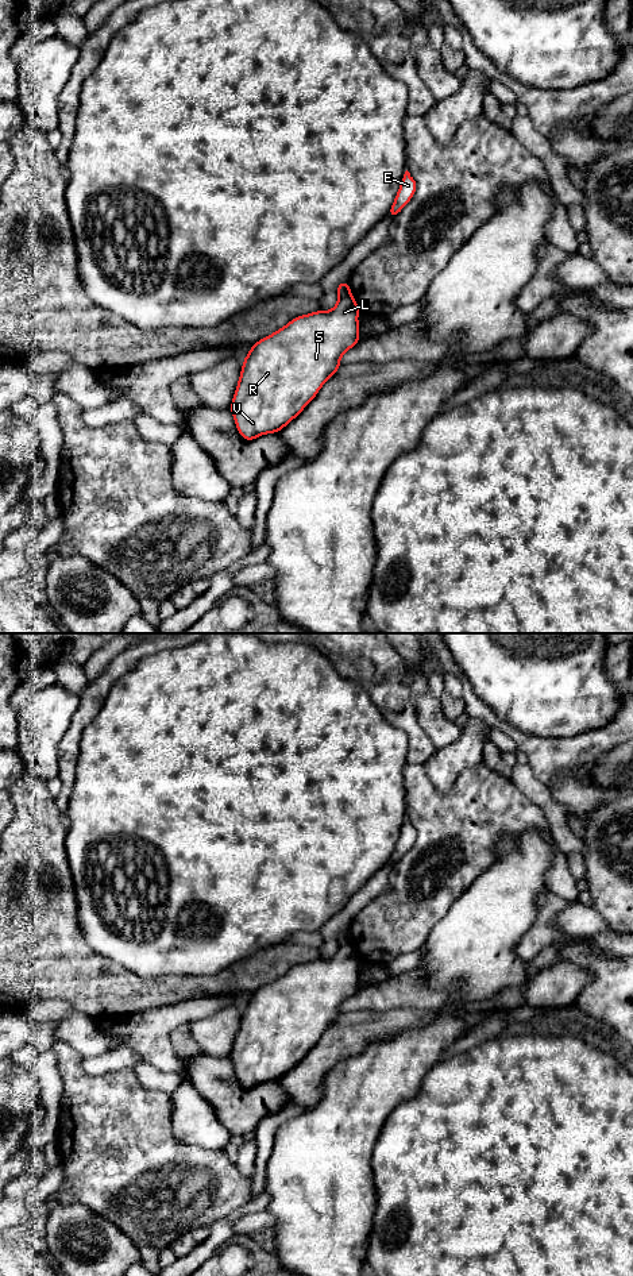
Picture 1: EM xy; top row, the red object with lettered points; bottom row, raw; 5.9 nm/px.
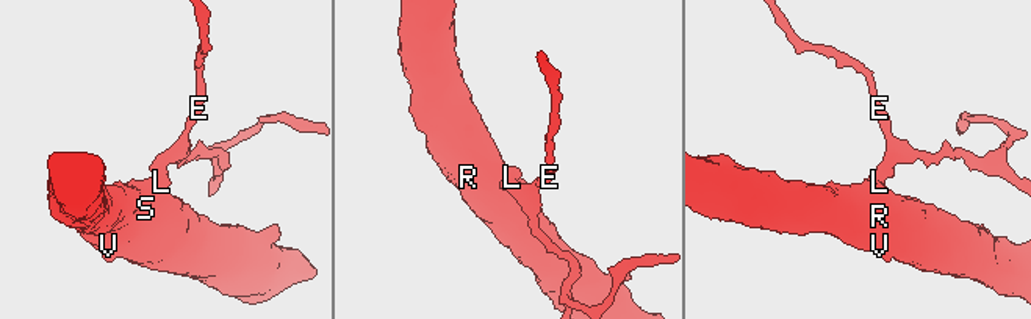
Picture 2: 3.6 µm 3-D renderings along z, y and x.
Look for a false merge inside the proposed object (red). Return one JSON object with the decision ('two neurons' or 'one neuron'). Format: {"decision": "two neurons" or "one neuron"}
{"decision": "two neurons"}

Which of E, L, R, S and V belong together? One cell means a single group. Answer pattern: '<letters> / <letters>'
E / L R S V

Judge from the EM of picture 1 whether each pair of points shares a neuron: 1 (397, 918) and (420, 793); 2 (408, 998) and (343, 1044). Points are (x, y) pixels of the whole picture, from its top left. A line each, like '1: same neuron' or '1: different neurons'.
1: same neuron
2: different neurons

